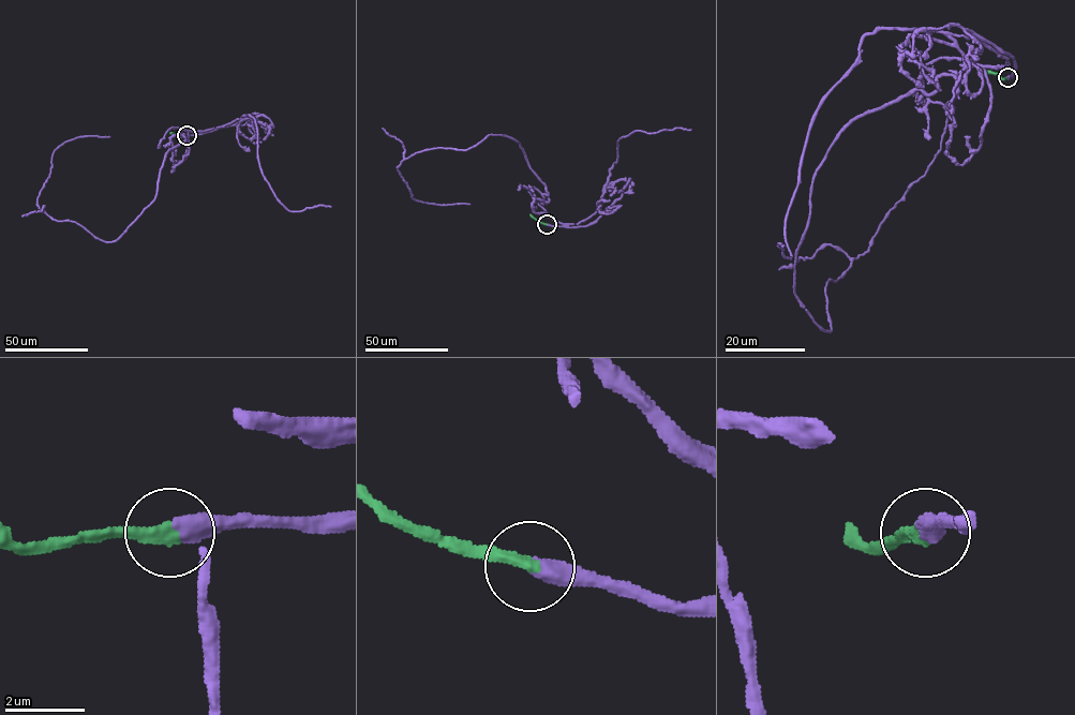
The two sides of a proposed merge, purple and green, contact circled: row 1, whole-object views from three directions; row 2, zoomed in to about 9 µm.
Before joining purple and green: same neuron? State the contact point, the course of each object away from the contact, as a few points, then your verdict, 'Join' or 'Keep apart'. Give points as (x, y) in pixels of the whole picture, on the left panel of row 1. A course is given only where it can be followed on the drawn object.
Place: (187, 135). Course of purple: (187, 135), (204, 132), (106, 241), (36, 198), (57, 148), (109, 136). Course of green: (187, 135), (169, 133). Join

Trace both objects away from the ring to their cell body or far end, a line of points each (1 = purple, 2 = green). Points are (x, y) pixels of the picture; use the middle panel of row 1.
1: (547, 224), (564, 226), (533, 209), (548, 193), (505, 135), (426, 149), (397, 167), (413, 198), (469, 204)
2: (547, 224), (529, 214)

